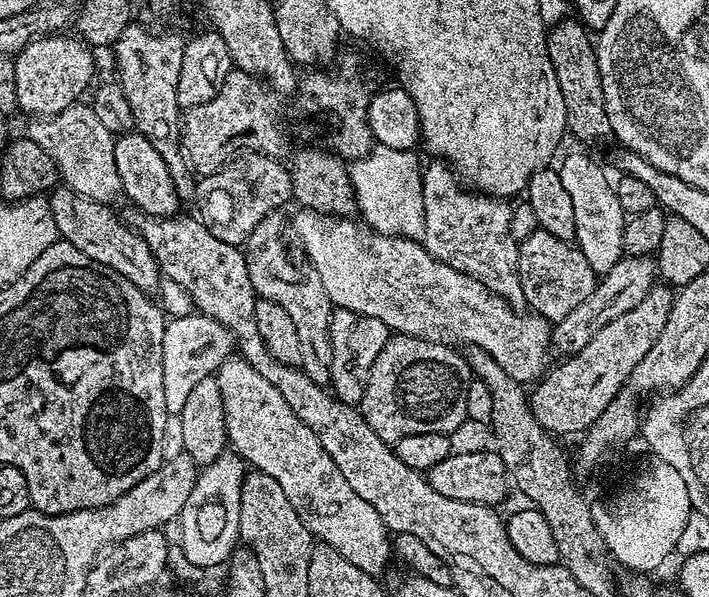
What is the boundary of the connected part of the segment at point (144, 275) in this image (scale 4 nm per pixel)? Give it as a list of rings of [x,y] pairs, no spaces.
[[[67,186],[57,187],[47,197],[46,203],[52,211],[59,239],[70,242],[74,250],[82,250],[82,254],[86,254],[86,258],[90,258],[94,263],[122,274],[143,292],[151,293],[159,289],[162,275],[150,246],[143,240],[139,231],[132,229],[131,232],[118,217],[114,216],[108,209],[111,207],[105,206],[101,201],[80,196]]]

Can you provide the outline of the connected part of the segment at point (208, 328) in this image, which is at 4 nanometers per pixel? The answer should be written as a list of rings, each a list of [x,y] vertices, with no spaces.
[[[187,314],[169,319],[162,334],[162,390],[166,394],[166,410],[169,414],[179,414],[183,406],[186,406],[190,390],[194,390],[198,382],[216,374],[233,352],[232,334],[214,318],[201,314]]]

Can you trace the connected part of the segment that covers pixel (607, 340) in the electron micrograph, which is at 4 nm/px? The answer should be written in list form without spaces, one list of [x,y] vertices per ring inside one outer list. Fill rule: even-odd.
[[[671,287],[652,288],[650,294],[638,306],[634,306],[634,310],[630,310],[616,318],[614,322],[604,326],[598,334],[594,334],[594,338],[590,342],[586,342],[586,346],[580,352],[569,355],[565,359],[568,360],[565,364],[558,365],[556,369],[553,367],[530,392],[532,413],[536,421],[557,438],[572,436],[575,432],[577,434],[587,432],[593,422],[600,417],[602,410],[606,410],[606,406],[610,406],[610,402],[614,402],[614,398],[623,390],[634,366],[638,366],[638,362],[642,362],[642,358],[646,358],[646,354],[650,354],[654,342],[658,342],[658,338],[670,318],[673,299],[674,292]]]

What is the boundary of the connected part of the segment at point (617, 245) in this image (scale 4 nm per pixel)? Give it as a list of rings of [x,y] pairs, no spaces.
[[[584,152],[570,153],[561,164],[558,164],[558,171],[562,178],[562,186],[566,186],[566,194],[570,194],[570,202],[574,202],[576,222],[574,243],[595,272],[607,274],[626,255],[624,251],[626,214],[622,210],[622,202],[618,202],[616,197],[613,181],[611,179],[608,181],[608,176],[600,169],[599,162],[591,160]]]

